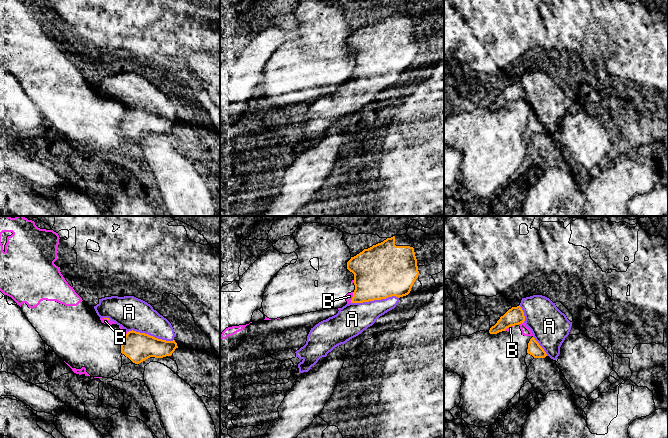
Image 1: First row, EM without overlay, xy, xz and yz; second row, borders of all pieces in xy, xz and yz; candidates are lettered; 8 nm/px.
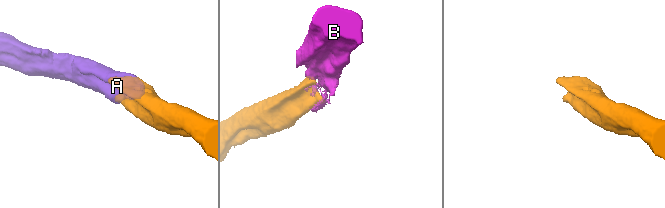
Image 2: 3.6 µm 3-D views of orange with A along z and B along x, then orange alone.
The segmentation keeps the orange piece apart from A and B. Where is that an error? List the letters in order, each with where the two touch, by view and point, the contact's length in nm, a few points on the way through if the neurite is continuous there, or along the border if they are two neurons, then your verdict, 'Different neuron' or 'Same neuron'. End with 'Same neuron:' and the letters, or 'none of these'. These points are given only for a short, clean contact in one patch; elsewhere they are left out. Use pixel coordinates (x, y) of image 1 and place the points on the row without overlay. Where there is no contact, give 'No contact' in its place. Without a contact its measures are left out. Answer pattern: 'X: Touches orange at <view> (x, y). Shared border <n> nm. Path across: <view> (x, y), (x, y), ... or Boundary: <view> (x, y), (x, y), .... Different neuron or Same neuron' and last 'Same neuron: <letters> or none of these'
A: Touches orange at xz (374, 75). Shared border 380 nm. Same neuron
B: Touches orange at xz (352, 73). Shared border 90 nm. Boundary: xz (353, 68), (350, 78). Different neuron
Same neuron: A

